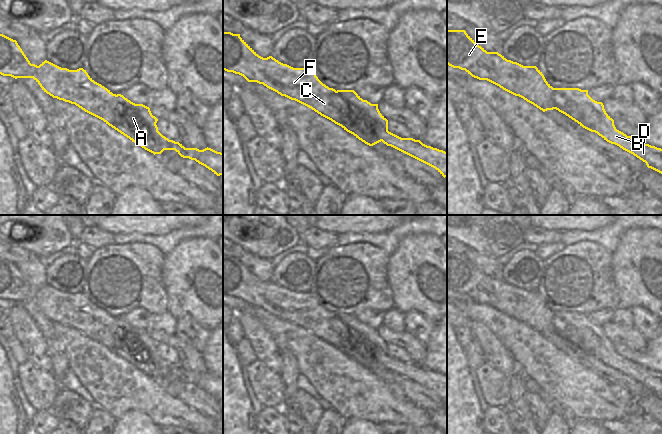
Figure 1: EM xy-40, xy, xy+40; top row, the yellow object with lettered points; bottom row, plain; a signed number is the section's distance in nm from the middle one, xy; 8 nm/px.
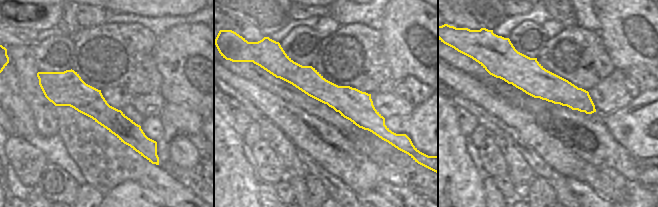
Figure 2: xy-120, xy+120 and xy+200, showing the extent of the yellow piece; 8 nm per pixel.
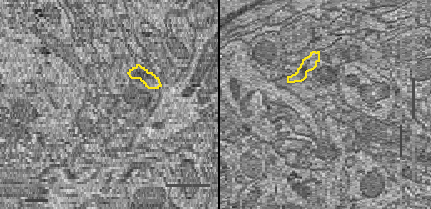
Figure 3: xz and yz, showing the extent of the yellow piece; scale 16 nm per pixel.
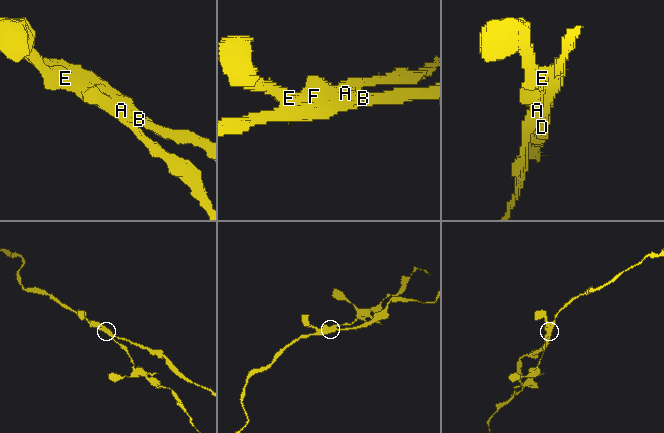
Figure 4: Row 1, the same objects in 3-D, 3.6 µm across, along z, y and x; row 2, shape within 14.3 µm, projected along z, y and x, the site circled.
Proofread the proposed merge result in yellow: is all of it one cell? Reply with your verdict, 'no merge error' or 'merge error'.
merge error

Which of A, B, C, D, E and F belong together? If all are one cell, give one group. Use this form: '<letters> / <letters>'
A C E F / B D

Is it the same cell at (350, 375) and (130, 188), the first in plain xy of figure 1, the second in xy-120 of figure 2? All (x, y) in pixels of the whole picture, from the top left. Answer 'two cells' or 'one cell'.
two cells

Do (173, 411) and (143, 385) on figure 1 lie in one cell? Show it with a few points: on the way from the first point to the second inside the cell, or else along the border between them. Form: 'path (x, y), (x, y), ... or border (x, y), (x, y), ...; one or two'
path (166, 408), (150, 392); one

